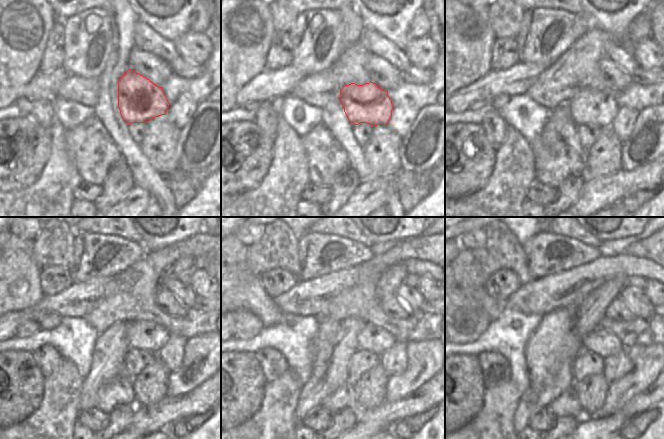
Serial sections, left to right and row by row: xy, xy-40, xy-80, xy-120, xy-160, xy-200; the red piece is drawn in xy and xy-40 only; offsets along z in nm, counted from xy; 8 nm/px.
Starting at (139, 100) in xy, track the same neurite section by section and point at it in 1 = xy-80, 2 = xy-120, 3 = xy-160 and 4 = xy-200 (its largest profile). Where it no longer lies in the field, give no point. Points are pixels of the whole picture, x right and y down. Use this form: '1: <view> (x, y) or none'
1: xy-80 (588, 107)
2: xy-120 (149, 336)
3: xy-160 (371, 338)
4: xy-200 (599, 341)

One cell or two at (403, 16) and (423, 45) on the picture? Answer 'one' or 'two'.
two

